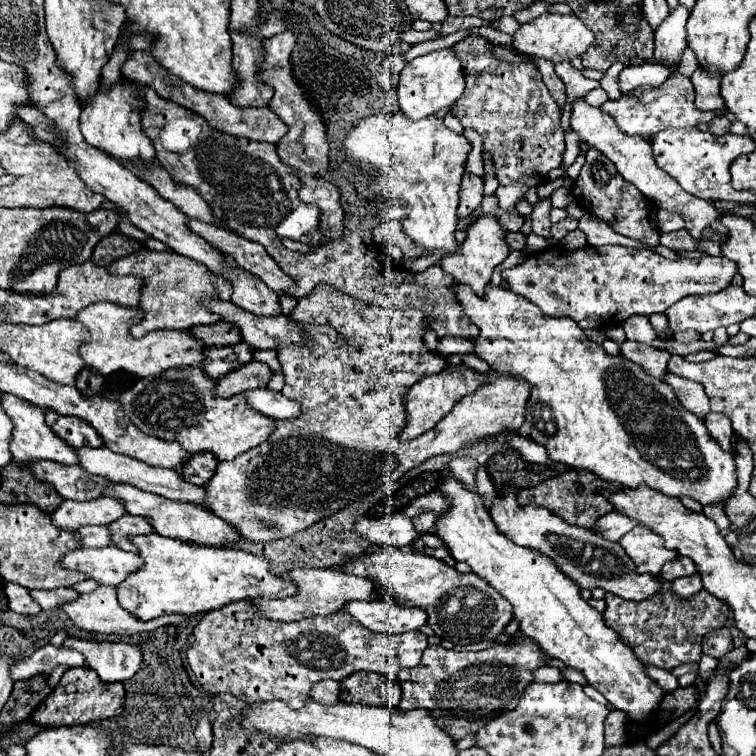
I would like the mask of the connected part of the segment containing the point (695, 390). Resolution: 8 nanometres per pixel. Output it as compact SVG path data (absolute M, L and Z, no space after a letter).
M666 372L662 380L664 380L668 386L672 386L676 398L680 400L680 404L682 404L686 410L694 412L698 418L706 418L706 416L708 416L708 412L710 412L710 402L708 402L706 392L704 392L704 388L702 388L700 384L696 384L696 382L692 382L692 380L684 380L684 378L674 376L674 374L670 374L670 372Z

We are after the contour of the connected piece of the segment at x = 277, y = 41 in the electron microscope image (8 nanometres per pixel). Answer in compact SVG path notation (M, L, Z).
M282 32L272 36L270 40L264 40L264 62L260 62L260 72L264 84L274 88L274 98L270 102L270 110L276 112L276 116L288 124L288 134L278 142L276 150L278 156L282 158L284 164L292 166L294 170L298 170L298 176L302 180L302 188L300 188L300 200L308 202L308 204L316 204L322 210L320 216L320 232L326 238L340 238L342 236L342 220L344 220L344 212L340 206L340 194L338 188L330 182L326 182L324 178L320 178L320 174L328 168L328 142L326 142L326 126L322 122L322 118L310 108L304 92L300 90L300 86L292 80L292 66L290 66L290 52L296 44L296 32Z

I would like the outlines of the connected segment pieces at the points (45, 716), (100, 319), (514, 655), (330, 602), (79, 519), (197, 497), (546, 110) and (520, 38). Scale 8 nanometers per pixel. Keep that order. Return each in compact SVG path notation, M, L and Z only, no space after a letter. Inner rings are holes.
M70 668L68 672L64 672L64 676L60 678L54 692L34 710L32 722L38 726L44 726L44 728L52 728L52 726L76 726L76 724L106 720L106 718L118 716L122 712L124 698L126 698L124 694L126 692L120 682L106 684L96 676L96 672L92 668ZM66 684L76 684L76 692L68 694L64 690Z
M96 302L80 310L76 320L82 322L92 334L92 342L80 348L80 356L84 358L88 368L94 368L100 374L112 374L124 370L130 374L138 374L140 378L146 378L146 376L156 376L168 368L202 366L204 362L206 346L202 344L202 340L192 336L190 330L158 330L142 338L132 338L130 326L142 320L140 308L118 306L112 302Z
M518 636L510 644L494 644L482 652L454 652L440 644L428 646L418 666L402 670L398 680L402 686L400 710L408 712L414 708L432 710L436 722L452 736L464 738L498 714L510 712L520 702L524 688L534 682L534 672L548 664L548 656L536 648L528 636Z
M298 568L290 572L290 578L298 584L298 594L288 596L288 598L278 598L278 600L268 600L268 598L256 598L252 604L258 606L264 618L270 620L304 620L312 616L324 616L324 614L334 614L344 608L344 604L352 600L376 600L380 598L380 592L376 592L376 584L368 578L360 578L348 572L342 572L340 568L326 568L326 570L316 570L316 568Z
M100 496L100 498L88 500L88 502L64 500L62 506L52 514L52 522L66 530L78 530L78 528L84 528L90 524L108 526L124 514L126 514L126 508L124 508L122 500L110 498L110 496Z
M102 446L102 448L80 448L78 450L80 456L80 466L90 472L90 474L98 474L98 476L106 476L112 482L128 482L134 484L142 490L148 490L152 494L160 494L164 498L170 500L180 500L180 502L192 502L192 504L204 504L206 500L206 488L204 486L196 486L190 484L182 478L182 470L170 470L170 468L160 468L160 466L150 466L144 464L142 460L136 458L128 458L122 454L114 454L110 448Z
M468 36L454 46L464 66L466 90L452 114L464 128L476 130L484 138L484 148L494 156L496 176L500 180L500 208L512 212L526 190L548 180L548 172L562 166L564 130L560 128L560 106L548 92L534 64L504 64L492 56L492 42L484 36Z
M542 14L532 22L526 22L518 28L518 32L512 36L514 38L514 48L518 48L522 54L528 56L540 56L546 58L550 62L564 62L564 60L572 60L576 56L582 56L588 46L594 42L594 32L576 16L576 14Z

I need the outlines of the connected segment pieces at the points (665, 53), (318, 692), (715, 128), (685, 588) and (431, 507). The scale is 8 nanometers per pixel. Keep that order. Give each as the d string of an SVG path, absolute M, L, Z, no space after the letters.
M678 6L674 10L670 10L668 20L664 20L664 24L660 24L660 28L656 28L656 36L654 36L654 56L660 62L668 62L668 64L676 64L682 58L686 44L686 20L690 16L690 10L686 6Z
M322 680L322 682L314 684L314 688L310 690L310 698L316 700L318 704L328 704L328 706L340 702L340 682Z
M716 118L716 120L708 122L708 124L700 124L698 128L704 128L704 132L708 130L708 132L714 132L714 134L724 134L730 128L730 120L728 118Z
M696 572L696 576L684 576L684 578L678 578L672 582L672 590L682 596L682 598L688 598L696 592L702 590L702 580L700 580L700 574Z
M434 490L434 492L430 492L430 494L424 494L424 496L420 496L416 502L412 502L406 510L404 510L404 514L408 516L408 518L414 518L414 516L418 516L420 512L444 512L444 508L448 508L448 500L444 500L444 494L442 492L438 492L438 490Z

